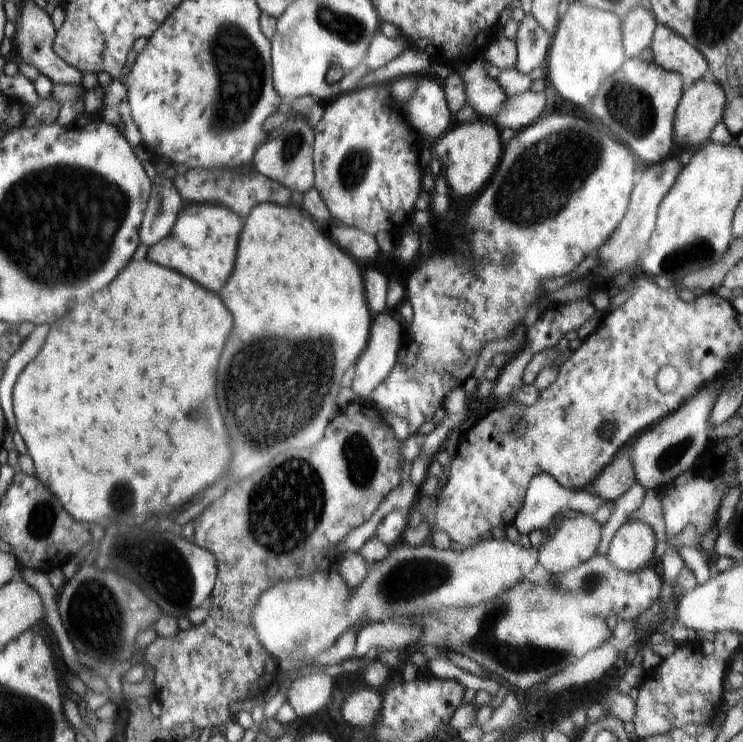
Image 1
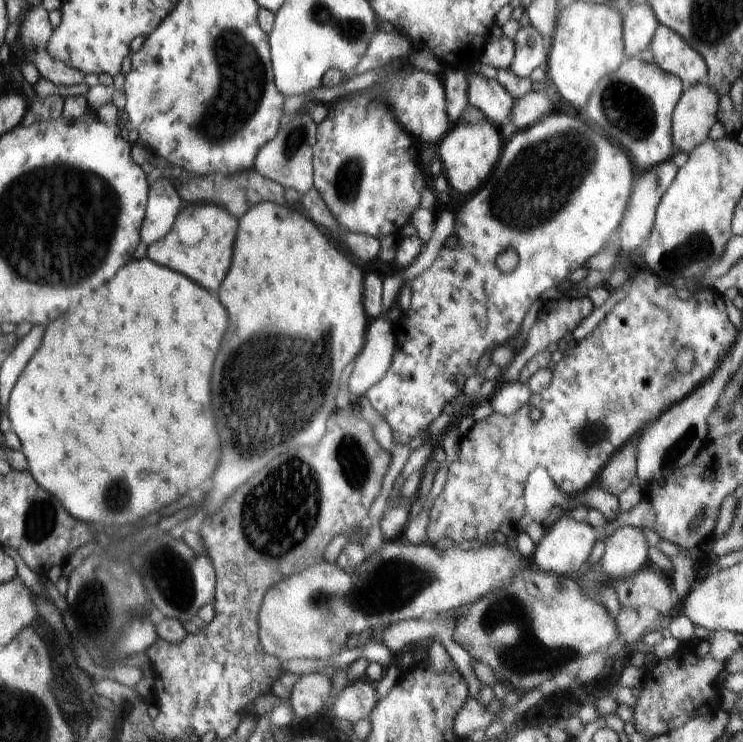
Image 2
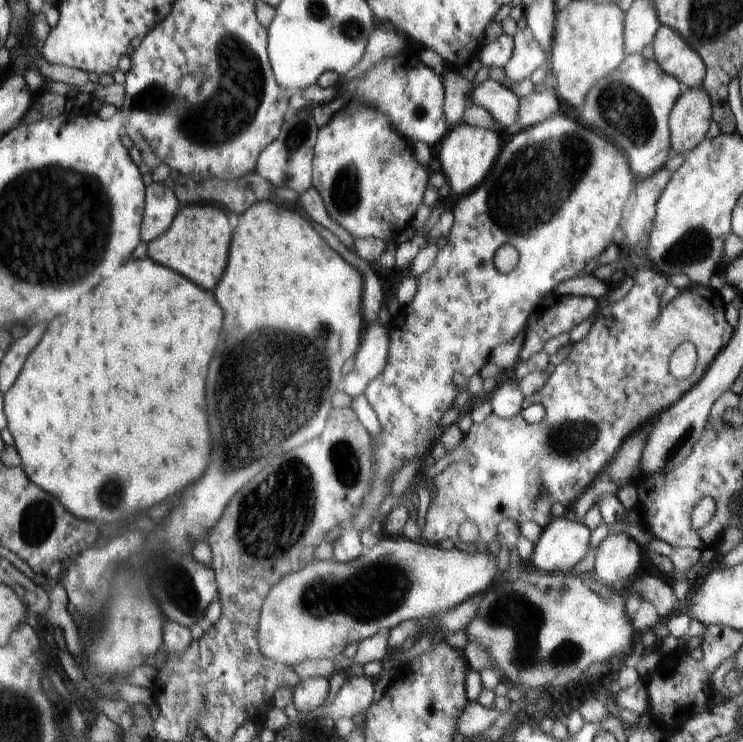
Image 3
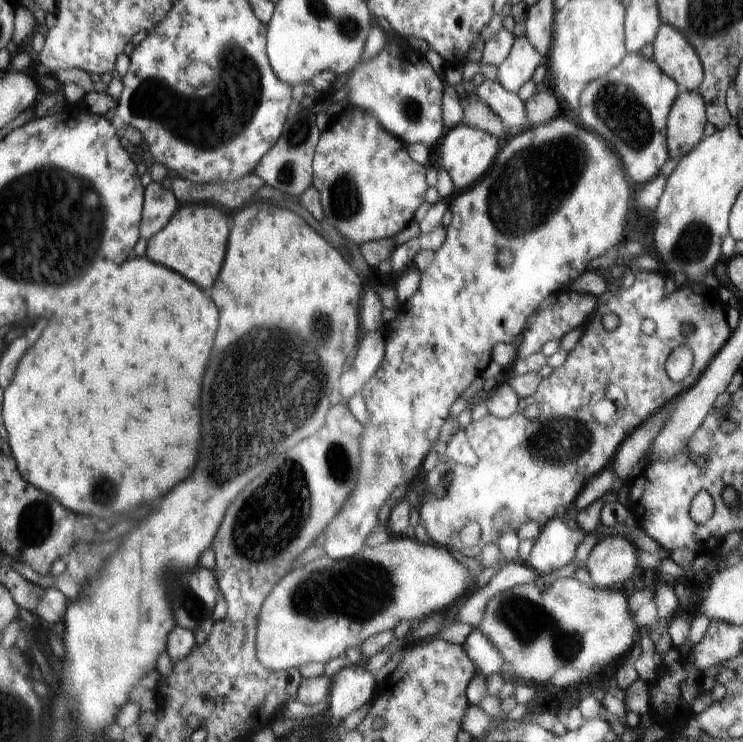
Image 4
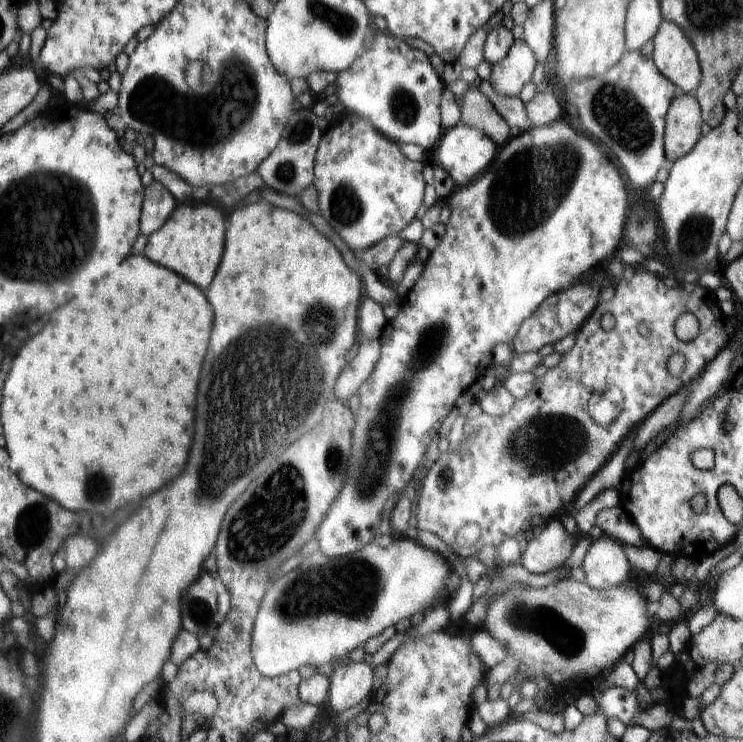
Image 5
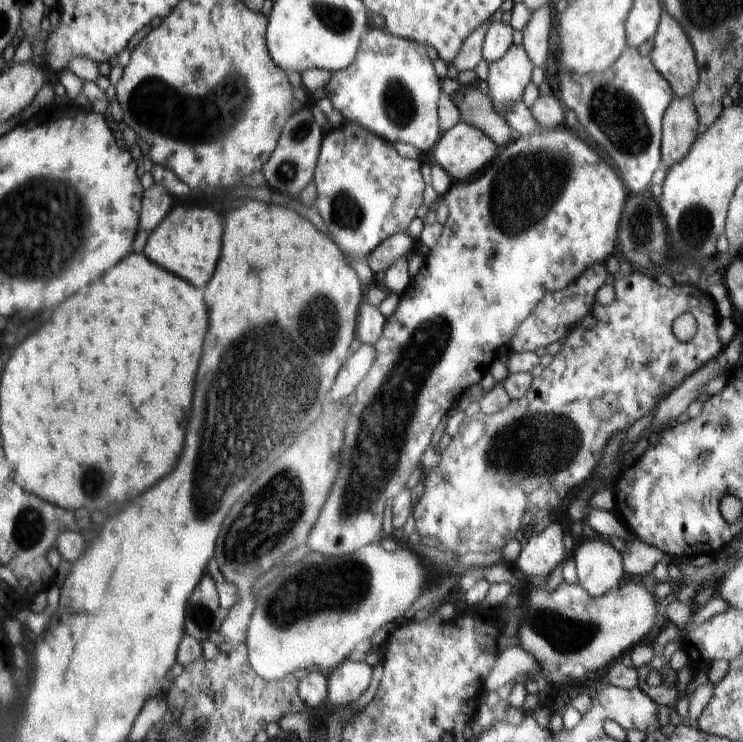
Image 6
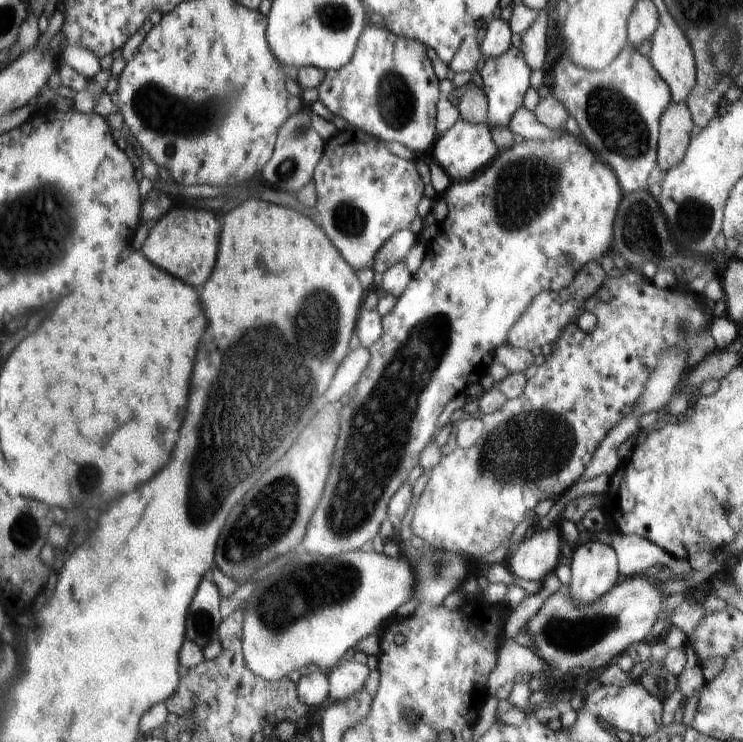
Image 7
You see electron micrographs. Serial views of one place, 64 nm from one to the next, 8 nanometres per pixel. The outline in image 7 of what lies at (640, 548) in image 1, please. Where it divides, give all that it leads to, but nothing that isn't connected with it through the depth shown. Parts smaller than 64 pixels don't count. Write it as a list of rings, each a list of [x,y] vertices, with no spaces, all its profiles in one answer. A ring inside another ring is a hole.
[[[588,536],[571,559],[572,578],[565,589],[576,606],[590,604],[618,582],[618,558],[608,544]]]

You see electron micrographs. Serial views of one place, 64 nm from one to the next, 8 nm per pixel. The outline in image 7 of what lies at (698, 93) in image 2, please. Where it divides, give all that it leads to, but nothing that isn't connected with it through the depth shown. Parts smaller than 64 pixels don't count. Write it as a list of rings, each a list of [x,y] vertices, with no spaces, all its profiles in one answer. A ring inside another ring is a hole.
[[[671,102],[660,118],[656,162],[663,174],[682,162],[694,126],[686,102]]]

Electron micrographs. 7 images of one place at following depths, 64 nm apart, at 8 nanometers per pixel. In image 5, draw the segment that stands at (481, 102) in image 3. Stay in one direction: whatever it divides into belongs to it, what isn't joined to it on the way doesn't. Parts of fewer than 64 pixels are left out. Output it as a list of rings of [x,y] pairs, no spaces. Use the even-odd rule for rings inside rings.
[[[483,80],[479,89],[510,127],[518,128],[522,133],[533,127],[528,111],[525,109],[525,102],[522,102],[520,97],[498,94],[489,80]]]

